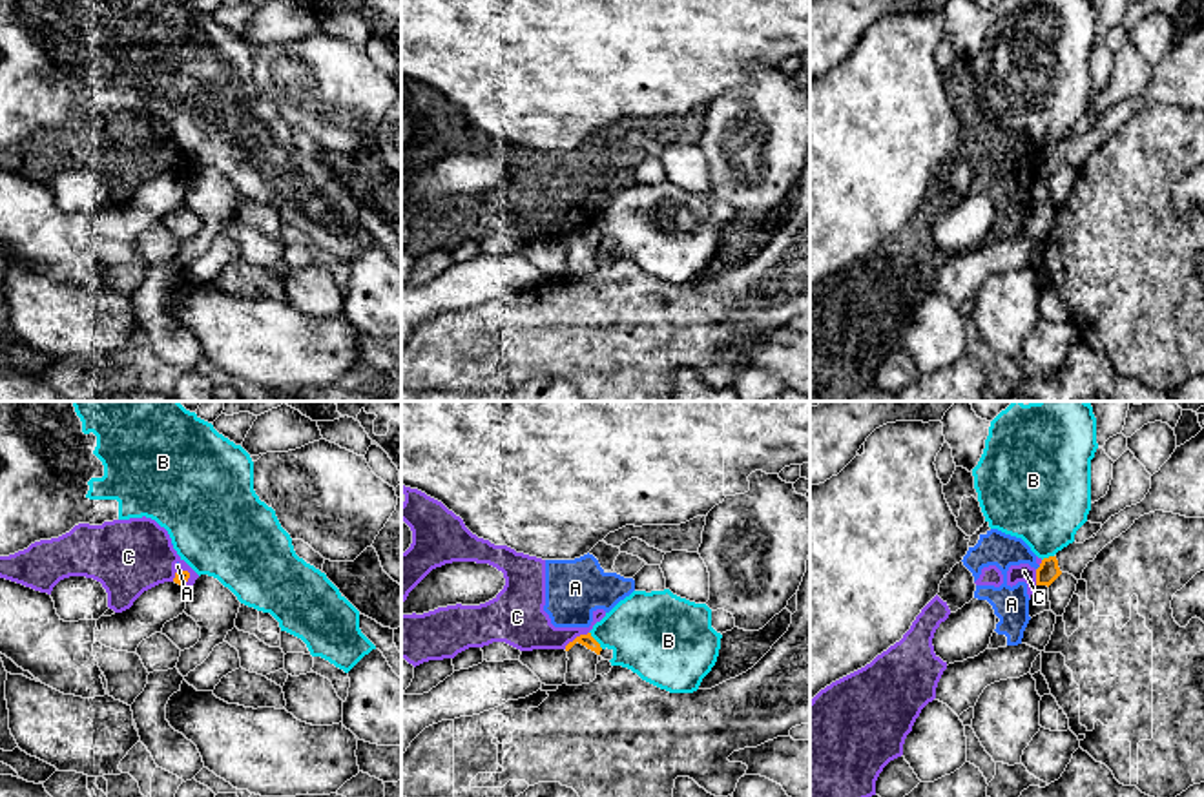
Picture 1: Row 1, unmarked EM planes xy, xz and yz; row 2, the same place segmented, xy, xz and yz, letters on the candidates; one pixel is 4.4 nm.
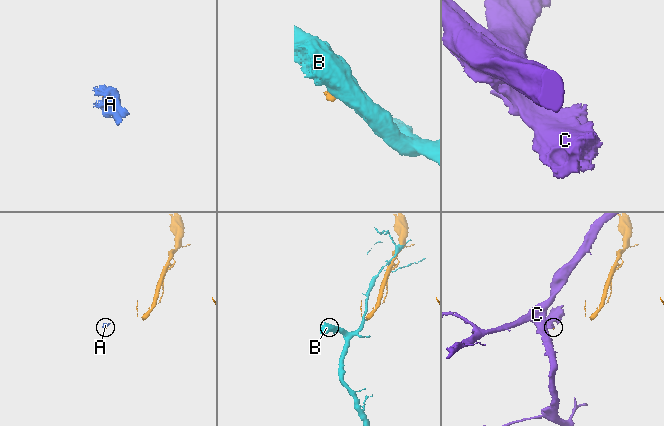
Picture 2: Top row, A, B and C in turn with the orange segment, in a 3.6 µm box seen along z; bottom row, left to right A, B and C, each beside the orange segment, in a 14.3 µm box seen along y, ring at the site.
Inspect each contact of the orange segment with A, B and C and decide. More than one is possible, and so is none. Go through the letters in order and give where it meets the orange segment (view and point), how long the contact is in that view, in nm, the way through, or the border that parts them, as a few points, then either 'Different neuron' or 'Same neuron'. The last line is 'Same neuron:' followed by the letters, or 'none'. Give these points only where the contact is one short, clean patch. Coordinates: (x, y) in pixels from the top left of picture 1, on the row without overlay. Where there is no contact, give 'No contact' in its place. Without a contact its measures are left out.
A: Touches orange at yz (1038, 159). Shared border 30 nm. Boundary: yz (1040, 157), (1037, 161). Different neuron
B: Touches orange at xz (595, 232). Shared border 100 nm. Different neuron
C: Touches orange at xz (577, 228). Shared border 130 nm. Boundary: xz (588, 223), (575, 228), (564, 239). Different neuron
Same neuron: none

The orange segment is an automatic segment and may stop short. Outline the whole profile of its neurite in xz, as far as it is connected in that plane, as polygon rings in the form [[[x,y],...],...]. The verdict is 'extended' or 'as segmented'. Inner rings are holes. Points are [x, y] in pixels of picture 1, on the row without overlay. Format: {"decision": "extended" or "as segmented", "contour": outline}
{"decision": "extended", "contour": [[[587,226],[576,228],[566,237],[567,243],[567,277],[589,275],[597,270],[598,246],[602,243],[600,235]]]}

